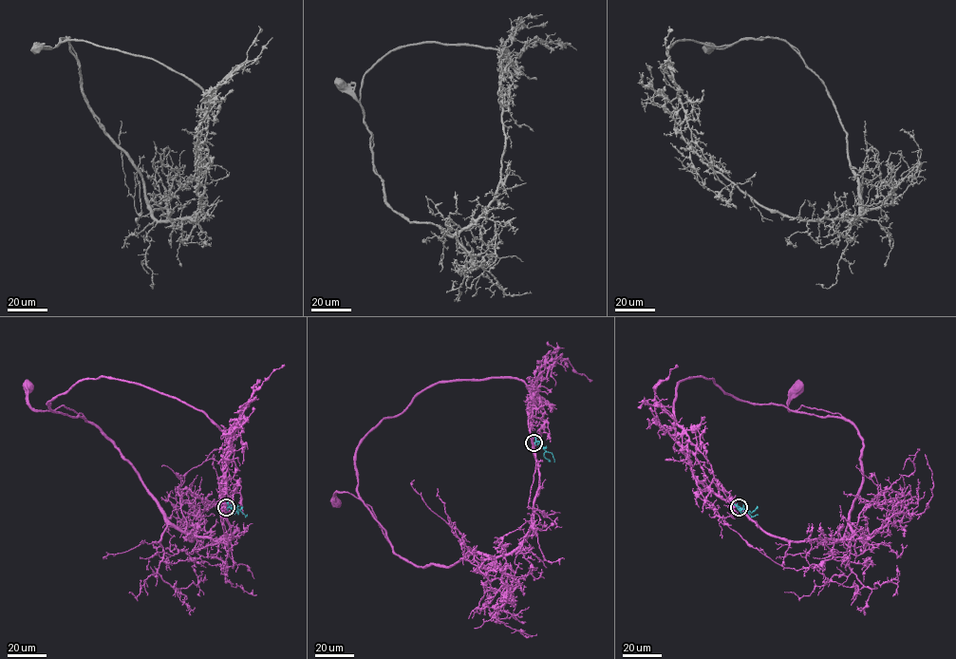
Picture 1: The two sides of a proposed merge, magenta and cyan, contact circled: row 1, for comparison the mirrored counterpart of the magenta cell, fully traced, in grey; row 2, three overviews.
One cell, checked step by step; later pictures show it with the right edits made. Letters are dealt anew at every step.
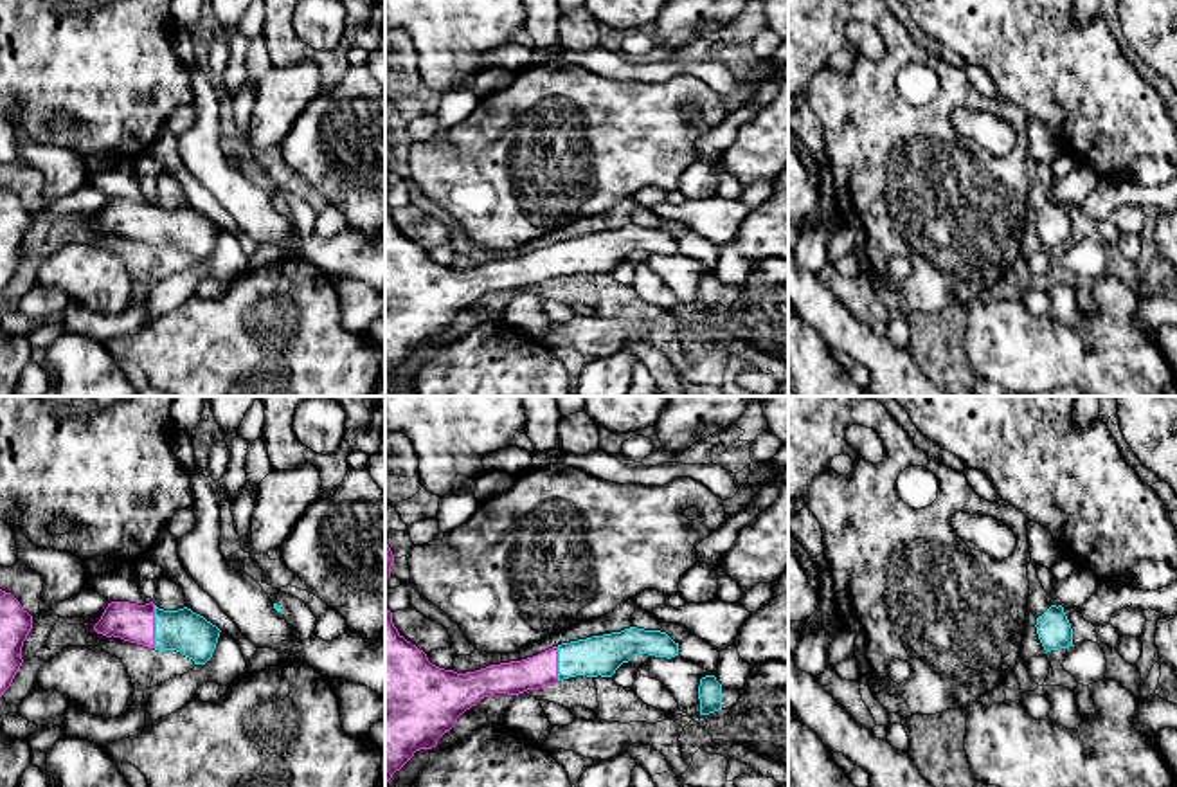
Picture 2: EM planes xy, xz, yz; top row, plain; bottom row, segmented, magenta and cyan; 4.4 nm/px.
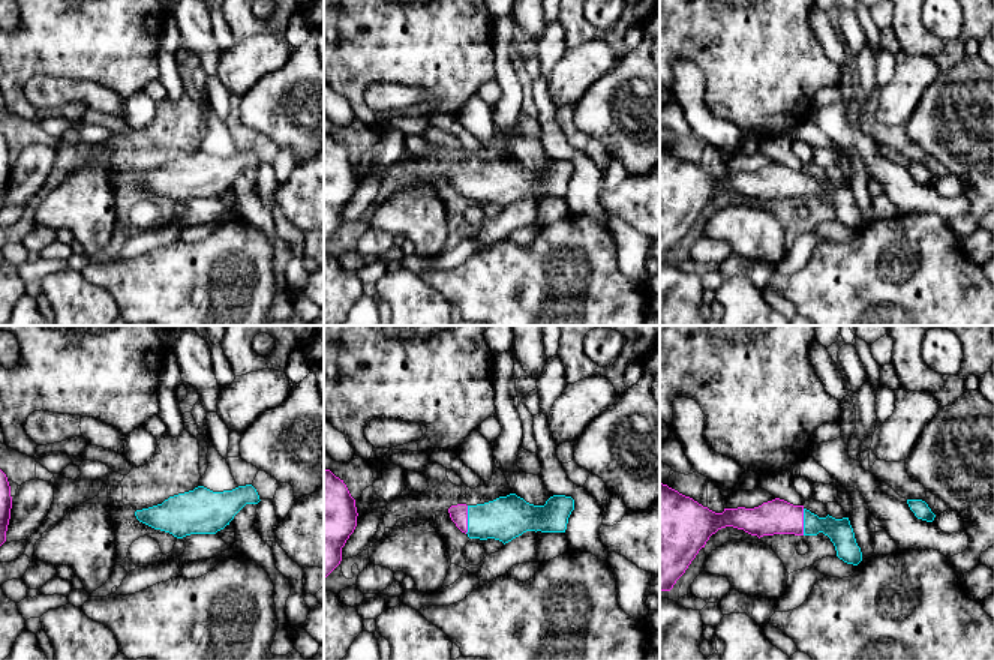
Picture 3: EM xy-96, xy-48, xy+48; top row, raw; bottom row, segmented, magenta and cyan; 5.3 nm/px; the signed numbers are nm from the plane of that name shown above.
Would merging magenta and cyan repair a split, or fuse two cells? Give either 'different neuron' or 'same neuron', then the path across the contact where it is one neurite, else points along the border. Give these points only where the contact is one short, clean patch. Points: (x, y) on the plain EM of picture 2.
same neuron

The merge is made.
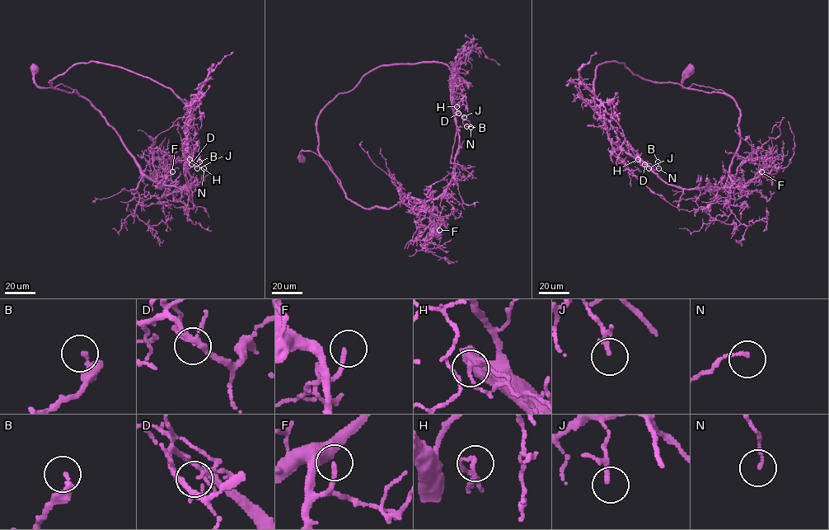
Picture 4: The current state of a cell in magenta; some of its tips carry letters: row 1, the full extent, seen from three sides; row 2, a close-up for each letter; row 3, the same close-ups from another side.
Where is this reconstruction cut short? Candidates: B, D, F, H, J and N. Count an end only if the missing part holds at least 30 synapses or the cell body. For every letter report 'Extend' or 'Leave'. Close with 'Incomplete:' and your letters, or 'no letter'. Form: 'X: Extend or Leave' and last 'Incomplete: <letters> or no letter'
B: Leave
D: Leave
F: Extend
H: Leave
J: Leave
N: Leave
Incomplete: F

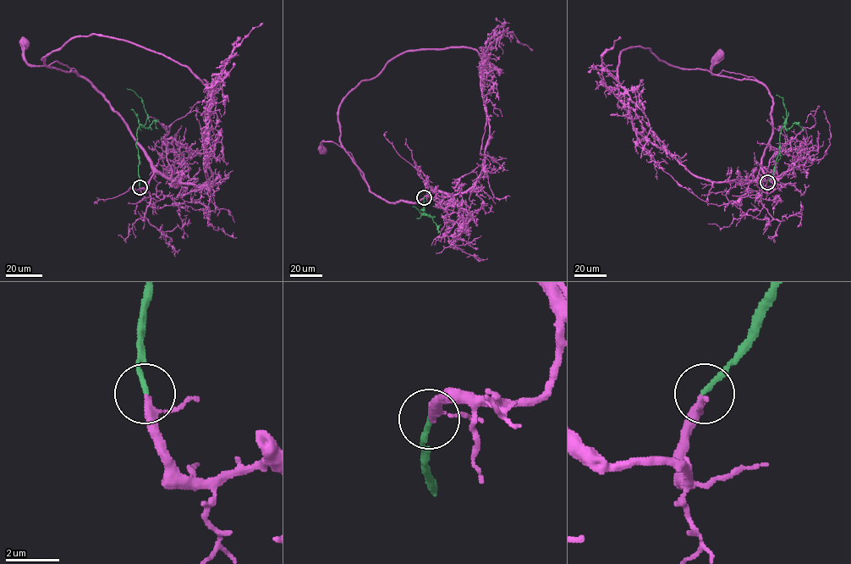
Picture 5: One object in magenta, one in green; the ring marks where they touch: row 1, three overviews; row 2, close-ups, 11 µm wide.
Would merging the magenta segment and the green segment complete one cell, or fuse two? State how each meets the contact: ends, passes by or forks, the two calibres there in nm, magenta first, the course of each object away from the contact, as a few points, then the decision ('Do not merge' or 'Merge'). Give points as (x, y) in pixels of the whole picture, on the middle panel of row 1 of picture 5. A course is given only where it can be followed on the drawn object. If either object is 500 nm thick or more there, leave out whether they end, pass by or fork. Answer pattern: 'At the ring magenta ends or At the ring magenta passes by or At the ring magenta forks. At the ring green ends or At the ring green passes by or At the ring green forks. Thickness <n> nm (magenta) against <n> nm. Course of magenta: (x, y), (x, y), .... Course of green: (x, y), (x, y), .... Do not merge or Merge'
At the ring magenta passes by. At the ring green ends. Thickness 220 nm (magenta) against 180 nm. Course of magenta: (424, 196), (436, 190), (417, 202), (387, 202), (343, 148), (322, 140), (321, 150). Course of green: (424, 197), (420, 210), (430, 216), (412, 207). Merge

